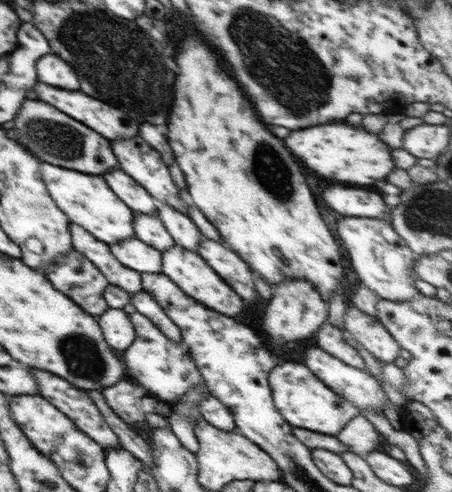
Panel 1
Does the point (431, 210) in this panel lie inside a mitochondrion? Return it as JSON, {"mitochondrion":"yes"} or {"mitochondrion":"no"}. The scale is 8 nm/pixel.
{"mitochondrion":"yes"}

